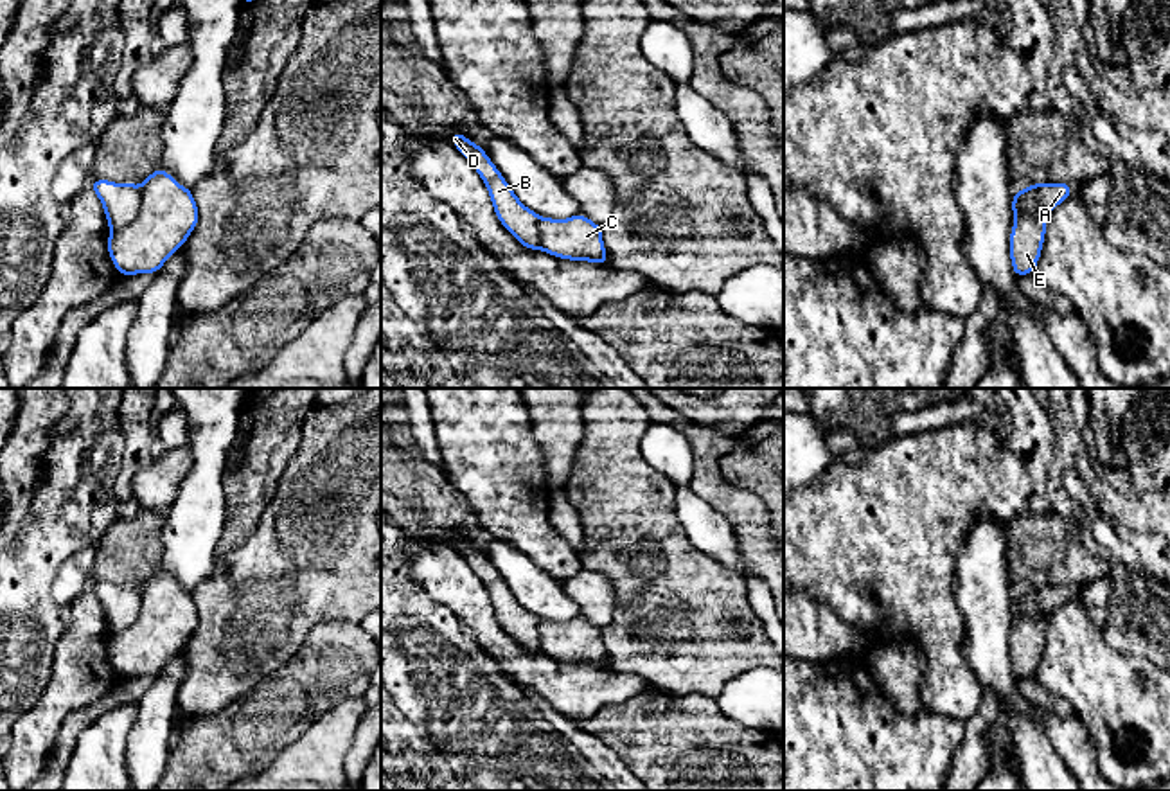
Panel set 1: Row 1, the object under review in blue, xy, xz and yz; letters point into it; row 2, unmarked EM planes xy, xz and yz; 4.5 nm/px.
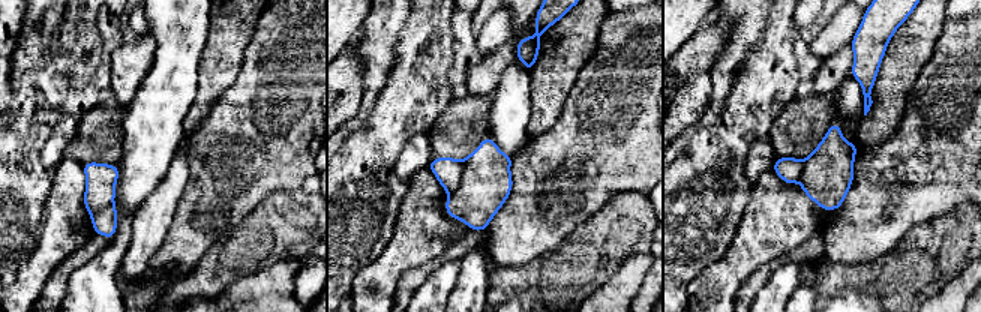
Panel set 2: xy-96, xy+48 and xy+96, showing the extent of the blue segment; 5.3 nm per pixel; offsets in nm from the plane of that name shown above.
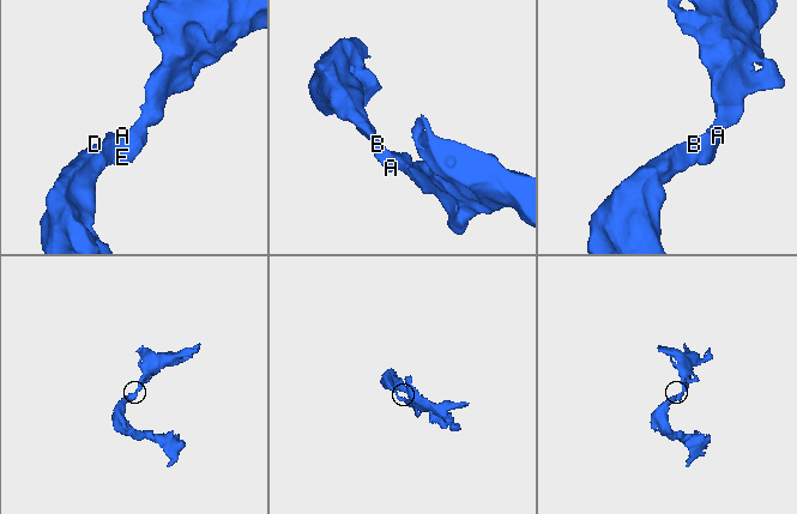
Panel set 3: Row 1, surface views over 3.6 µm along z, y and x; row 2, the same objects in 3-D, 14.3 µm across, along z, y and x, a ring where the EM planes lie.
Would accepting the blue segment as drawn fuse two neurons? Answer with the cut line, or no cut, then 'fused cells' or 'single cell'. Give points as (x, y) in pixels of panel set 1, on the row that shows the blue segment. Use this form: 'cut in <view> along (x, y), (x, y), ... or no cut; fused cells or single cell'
cut in xy along (141, 187), (139, 213), (128, 223), (112, 231); fused cells

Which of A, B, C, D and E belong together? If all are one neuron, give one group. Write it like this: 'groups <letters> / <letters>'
groups A B D / C E

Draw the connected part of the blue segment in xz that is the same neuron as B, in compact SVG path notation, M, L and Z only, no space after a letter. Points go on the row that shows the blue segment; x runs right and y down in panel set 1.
M453 131L451 144L471 162L483 180L494 214L500 223L527 248L539 250L539 219L541 216L525 207L503 174L485 155L482 146L471 142L465 135Z

